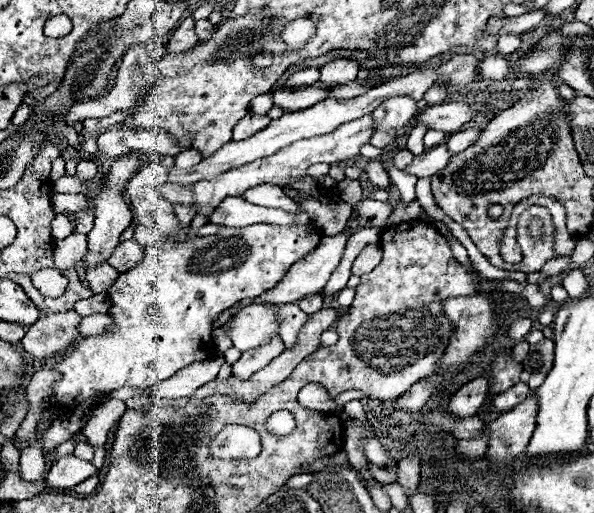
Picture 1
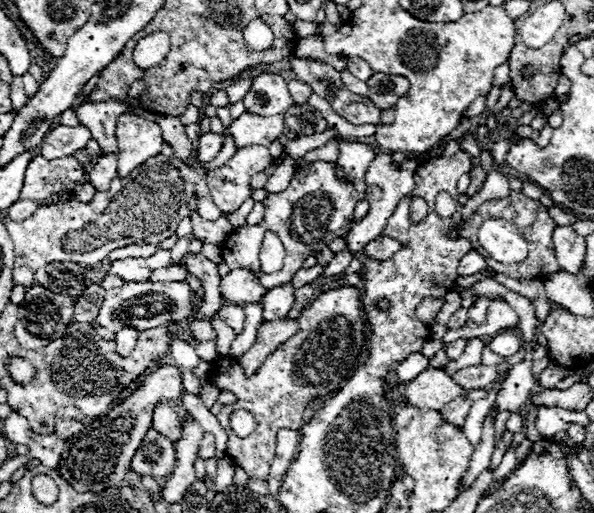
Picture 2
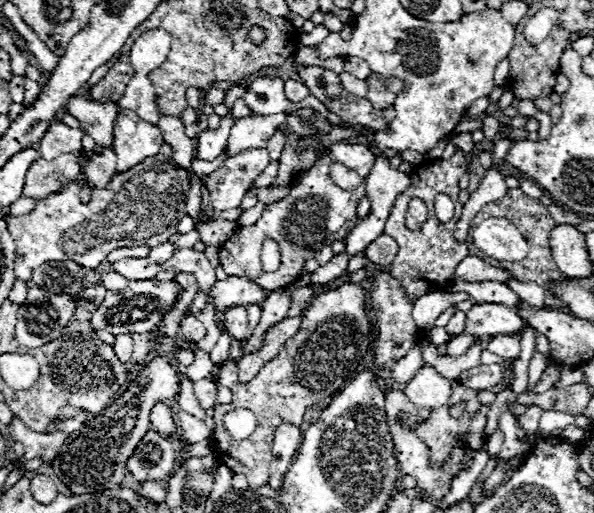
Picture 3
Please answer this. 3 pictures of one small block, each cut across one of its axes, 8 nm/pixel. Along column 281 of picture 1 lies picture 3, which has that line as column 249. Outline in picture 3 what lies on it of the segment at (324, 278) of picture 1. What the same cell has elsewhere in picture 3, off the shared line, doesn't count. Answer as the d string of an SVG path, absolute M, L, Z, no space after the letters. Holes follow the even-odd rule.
M236 276L218 280L210 290L210 300L212 300L216 312L226 312L232 306L260 304L266 298L268 298L268 292L258 288L248 278L236 278Z

